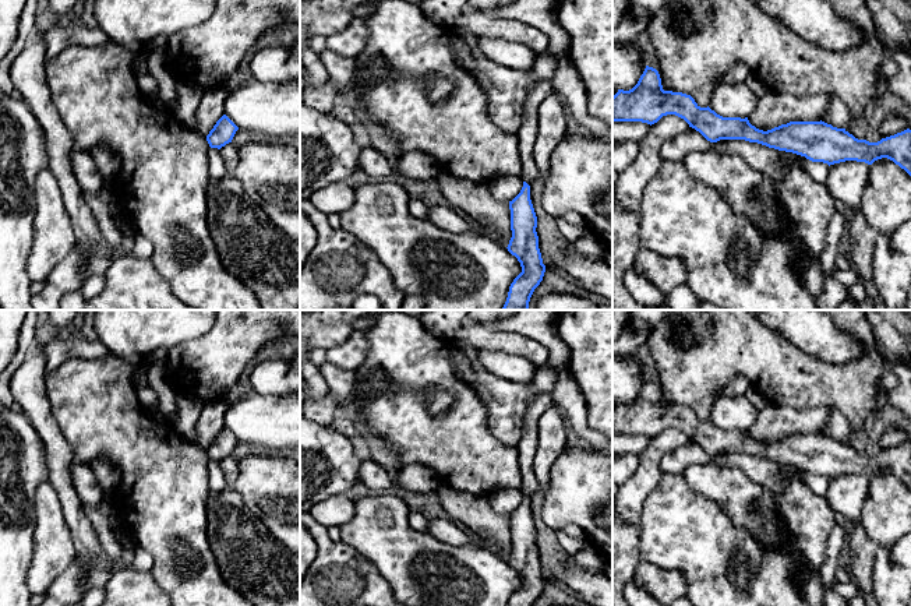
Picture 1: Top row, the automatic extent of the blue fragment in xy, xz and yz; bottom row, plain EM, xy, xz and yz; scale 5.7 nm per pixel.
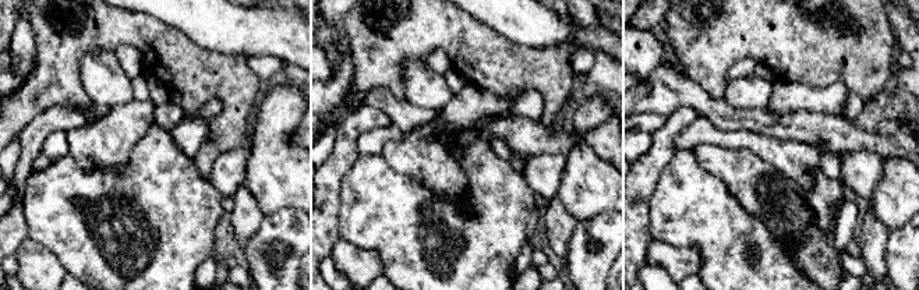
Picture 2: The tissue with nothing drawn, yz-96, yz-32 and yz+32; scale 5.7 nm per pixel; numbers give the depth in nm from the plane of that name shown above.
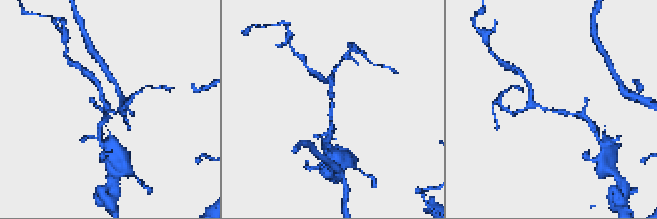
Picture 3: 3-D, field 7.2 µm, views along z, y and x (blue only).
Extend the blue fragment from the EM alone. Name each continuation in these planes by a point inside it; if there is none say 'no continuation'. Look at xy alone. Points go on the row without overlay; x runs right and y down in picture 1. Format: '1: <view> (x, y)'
no continuation

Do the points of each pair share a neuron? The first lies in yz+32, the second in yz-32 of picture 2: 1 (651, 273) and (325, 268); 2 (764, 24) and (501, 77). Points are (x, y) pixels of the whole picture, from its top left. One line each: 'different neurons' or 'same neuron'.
1: same neuron
2: same neuron

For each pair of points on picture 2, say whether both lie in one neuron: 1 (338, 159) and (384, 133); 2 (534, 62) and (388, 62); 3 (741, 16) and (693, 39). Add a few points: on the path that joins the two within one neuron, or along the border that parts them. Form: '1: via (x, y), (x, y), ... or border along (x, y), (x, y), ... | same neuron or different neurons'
1: border along (385, 127), (368, 130), (359, 140), (359, 154) | different neurons
2: via (498, 62), (488, 60), (466, 41), (424, 41) | same neuron
3: via (730, 16), (723, 16), (704, 29) | same neuron

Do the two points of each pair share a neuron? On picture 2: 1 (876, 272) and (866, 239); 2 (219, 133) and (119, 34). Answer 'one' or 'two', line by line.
1: one
2: one

